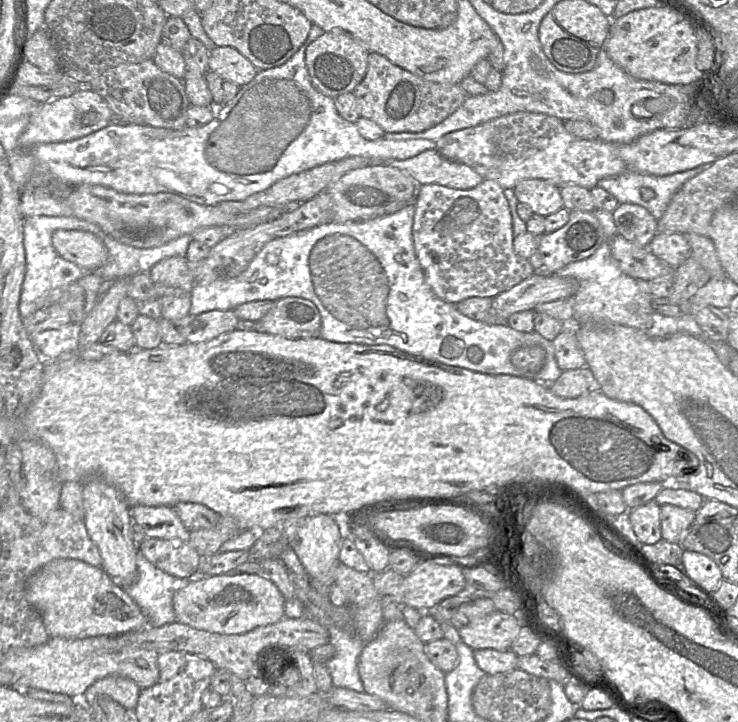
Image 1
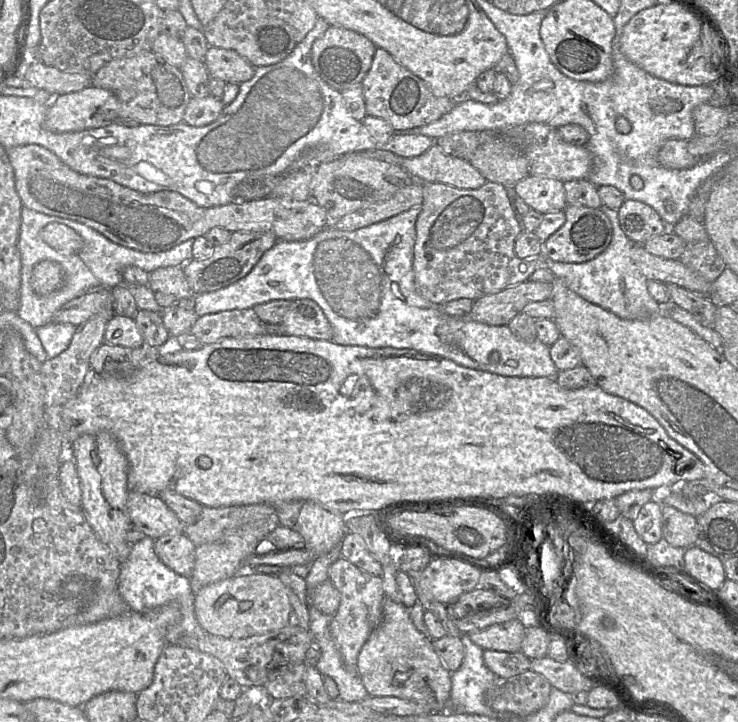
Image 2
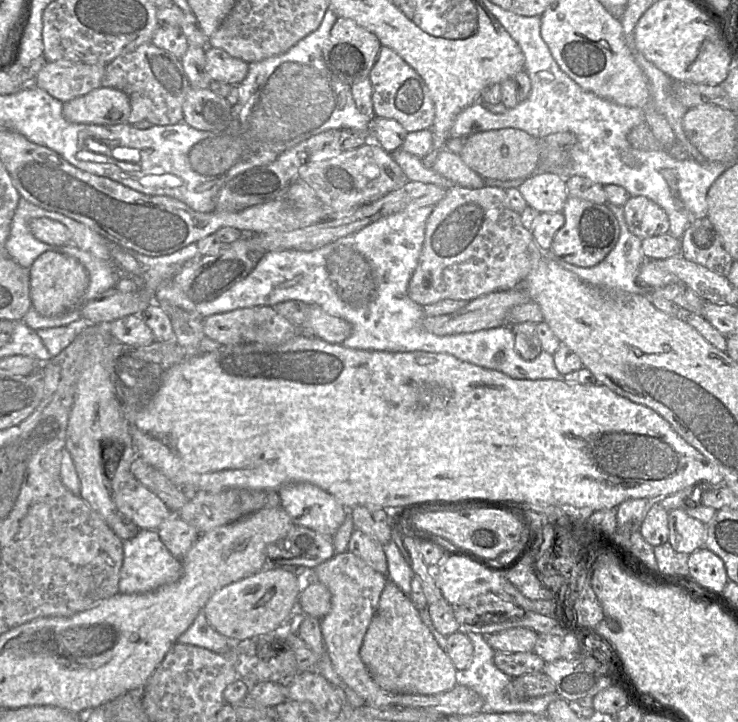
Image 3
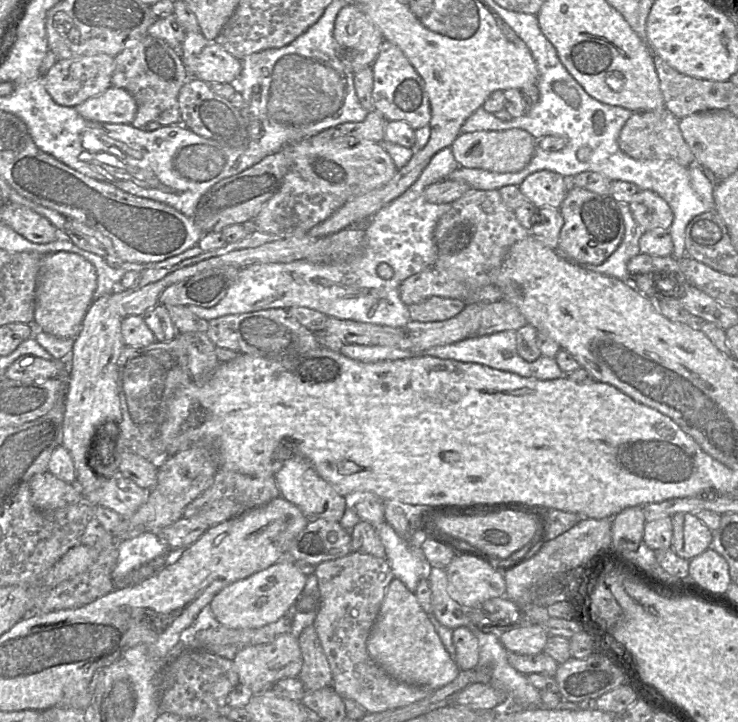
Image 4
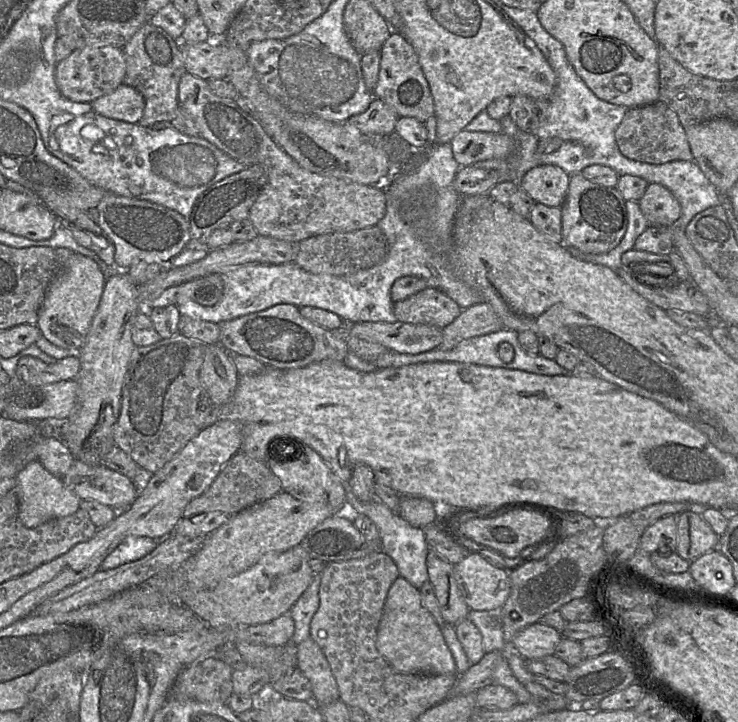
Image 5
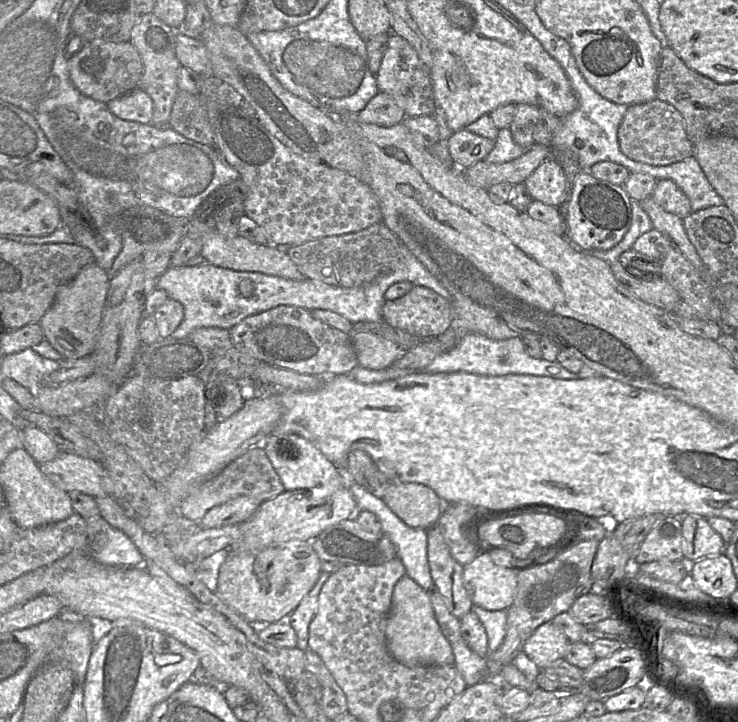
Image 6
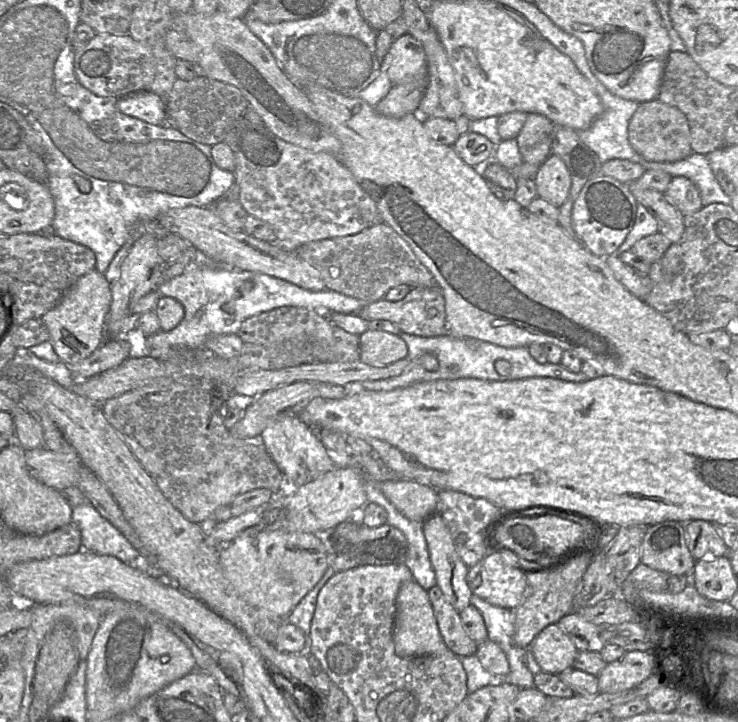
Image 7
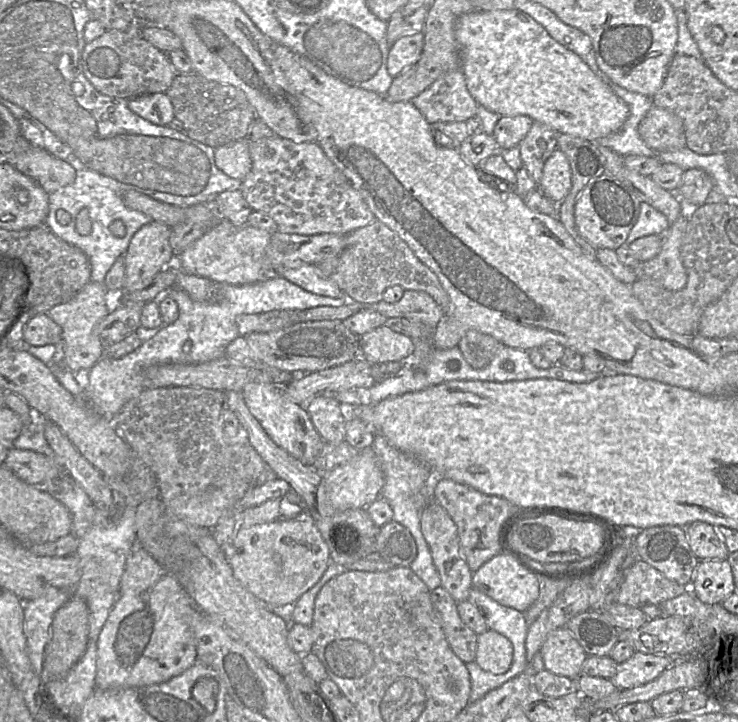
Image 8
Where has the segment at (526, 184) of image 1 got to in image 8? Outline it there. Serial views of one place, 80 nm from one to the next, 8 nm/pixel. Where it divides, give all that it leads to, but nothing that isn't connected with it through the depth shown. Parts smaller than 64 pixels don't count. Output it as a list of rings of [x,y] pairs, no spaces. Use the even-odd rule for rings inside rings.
[[[556,148],[544,163],[537,189],[554,203],[561,203],[570,192],[571,185],[569,161],[565,154]]]

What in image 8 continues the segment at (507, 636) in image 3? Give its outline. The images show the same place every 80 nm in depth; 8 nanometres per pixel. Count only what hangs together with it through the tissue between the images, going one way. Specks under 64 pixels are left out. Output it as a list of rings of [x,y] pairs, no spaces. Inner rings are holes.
[[[566,627],[548,635],[540,655],[544,669],[569,678],[577,678],[582,674],[582,665],[588,656]]]

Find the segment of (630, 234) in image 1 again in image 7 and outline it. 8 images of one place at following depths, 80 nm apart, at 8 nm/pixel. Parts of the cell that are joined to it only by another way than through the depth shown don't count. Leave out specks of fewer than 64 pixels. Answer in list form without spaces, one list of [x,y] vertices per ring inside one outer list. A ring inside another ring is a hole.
[[[683,176],[672,177],[663,194],[683,215],[694,213],[703,206],[699,190]]]

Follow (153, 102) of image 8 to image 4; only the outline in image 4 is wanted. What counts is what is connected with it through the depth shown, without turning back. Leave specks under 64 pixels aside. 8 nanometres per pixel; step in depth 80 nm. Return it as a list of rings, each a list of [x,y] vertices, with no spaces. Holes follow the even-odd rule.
[[[110,86],[103,93],[89,98],[75,107],[83,118],[102,123],[131,124],[137,104],[125,89]]]

